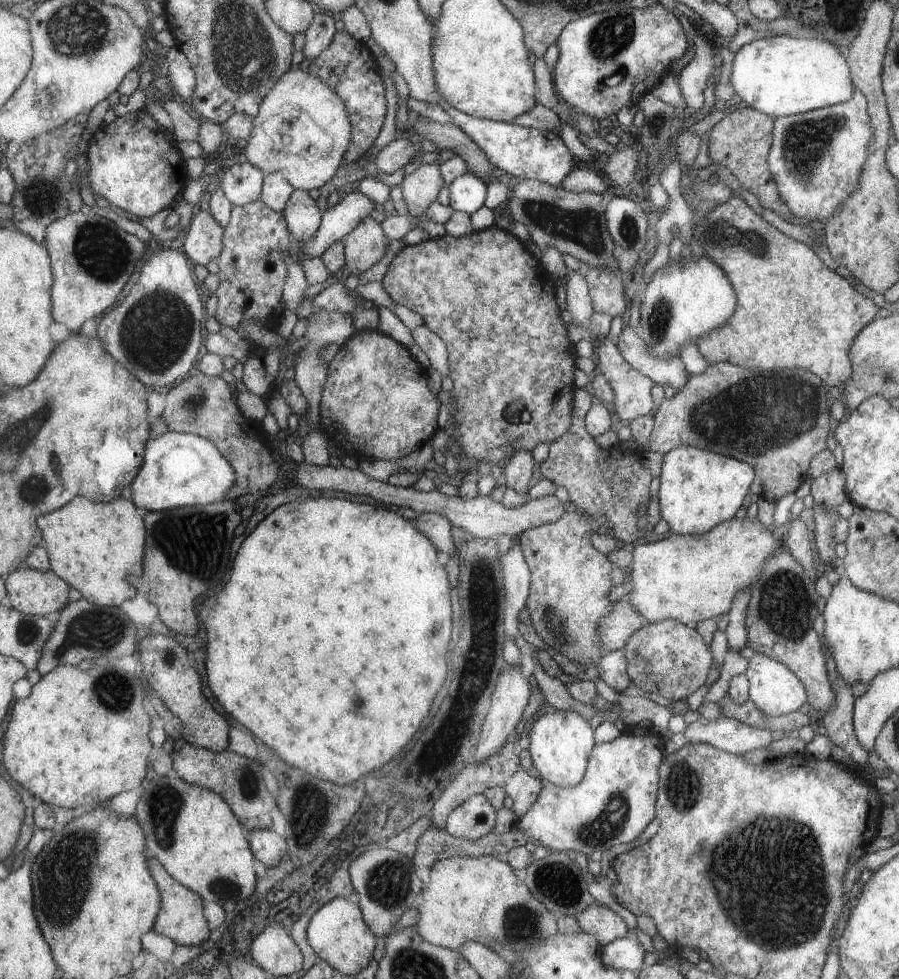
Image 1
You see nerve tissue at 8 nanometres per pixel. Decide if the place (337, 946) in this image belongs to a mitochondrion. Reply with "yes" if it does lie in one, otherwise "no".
no

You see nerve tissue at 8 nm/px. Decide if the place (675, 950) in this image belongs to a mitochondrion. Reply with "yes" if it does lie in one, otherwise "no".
no

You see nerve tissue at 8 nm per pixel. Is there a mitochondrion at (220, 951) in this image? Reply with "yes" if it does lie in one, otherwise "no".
no

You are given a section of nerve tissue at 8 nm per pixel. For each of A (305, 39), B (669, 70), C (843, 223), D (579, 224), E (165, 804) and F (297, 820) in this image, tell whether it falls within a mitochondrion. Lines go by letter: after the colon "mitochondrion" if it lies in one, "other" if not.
A: other
B: other
C: other
D: mitochondrion
E: mitochondrion
F: other

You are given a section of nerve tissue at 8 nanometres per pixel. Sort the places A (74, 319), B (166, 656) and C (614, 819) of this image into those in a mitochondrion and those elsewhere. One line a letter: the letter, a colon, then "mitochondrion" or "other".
A: other
B: mitochondrion
C: mitochondrion

